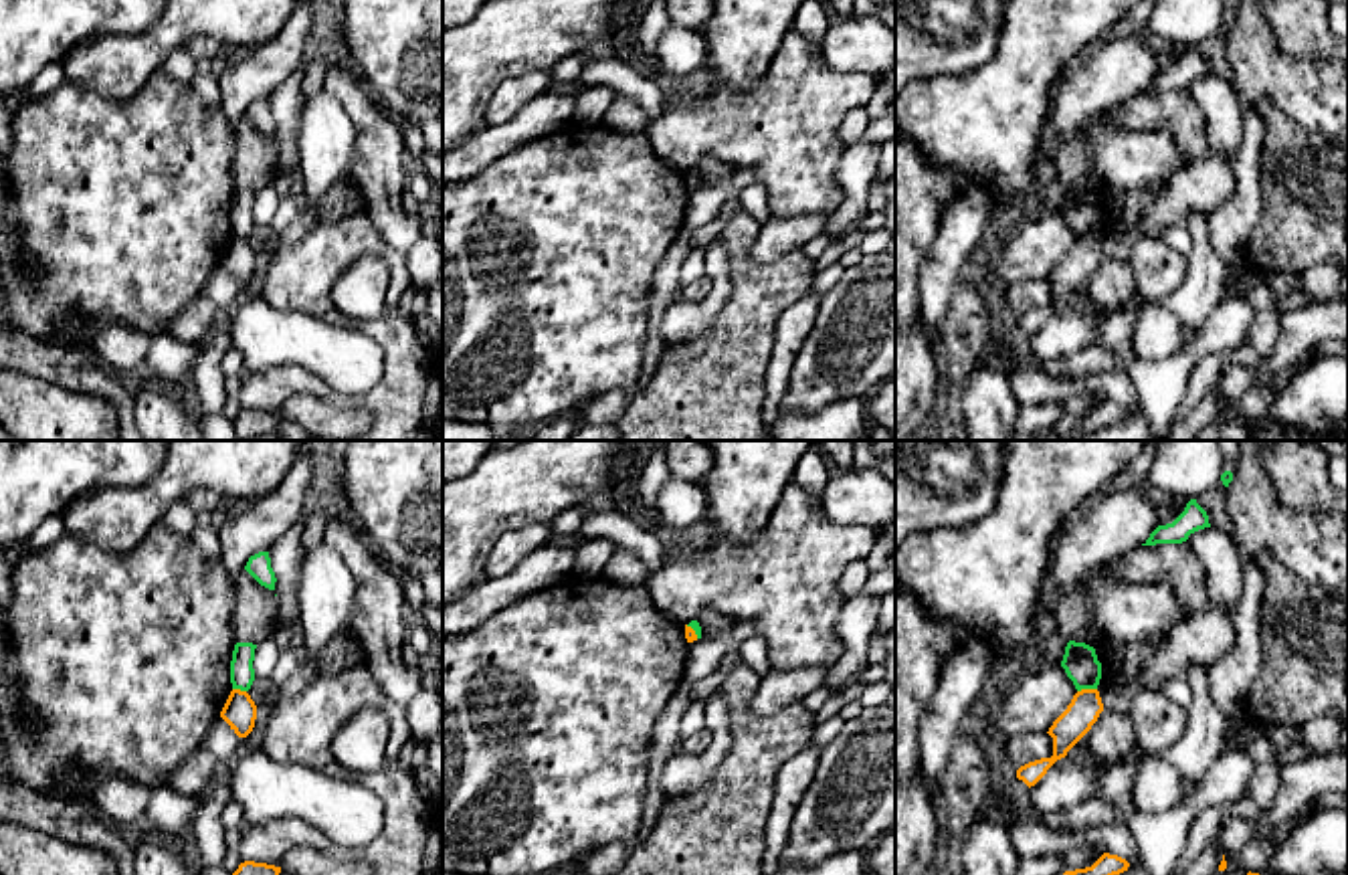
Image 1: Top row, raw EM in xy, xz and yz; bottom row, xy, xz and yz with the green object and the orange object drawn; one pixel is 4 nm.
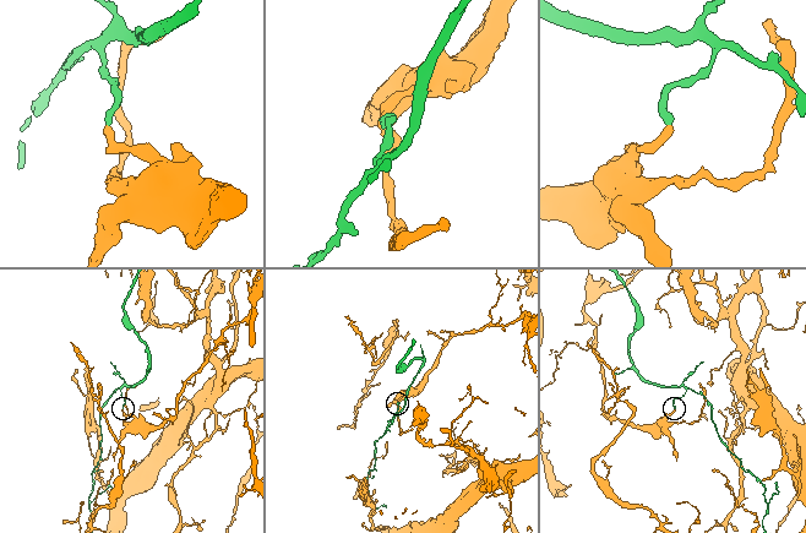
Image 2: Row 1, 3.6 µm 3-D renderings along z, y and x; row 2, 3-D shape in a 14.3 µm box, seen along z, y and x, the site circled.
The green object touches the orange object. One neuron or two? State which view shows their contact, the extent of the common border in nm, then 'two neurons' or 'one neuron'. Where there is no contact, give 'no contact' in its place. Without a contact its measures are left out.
meets green in yz; contact 80 nm long; two neurons

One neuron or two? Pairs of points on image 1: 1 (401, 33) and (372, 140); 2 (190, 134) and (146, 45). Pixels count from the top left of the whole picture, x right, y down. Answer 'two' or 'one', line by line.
1: two
2: two

